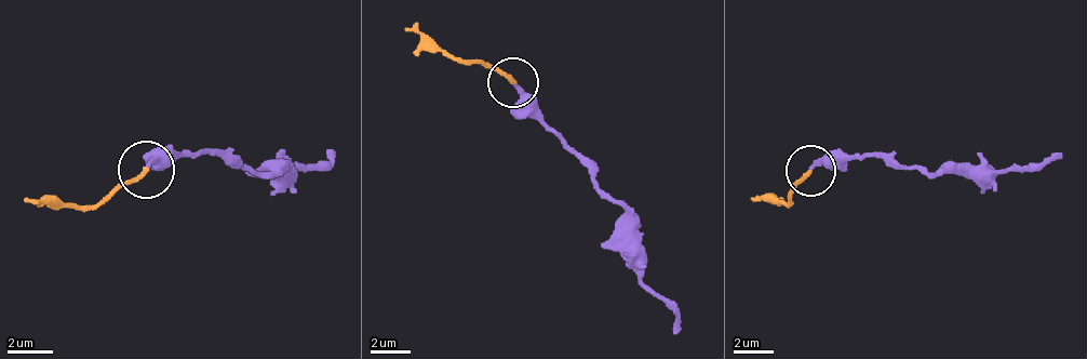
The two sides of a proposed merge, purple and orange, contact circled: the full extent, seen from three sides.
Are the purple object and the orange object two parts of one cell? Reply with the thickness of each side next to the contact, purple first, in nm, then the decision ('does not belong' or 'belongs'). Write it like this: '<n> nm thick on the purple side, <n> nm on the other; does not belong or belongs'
220 nm thick on the purple side, 200 nm on the other; belongs

